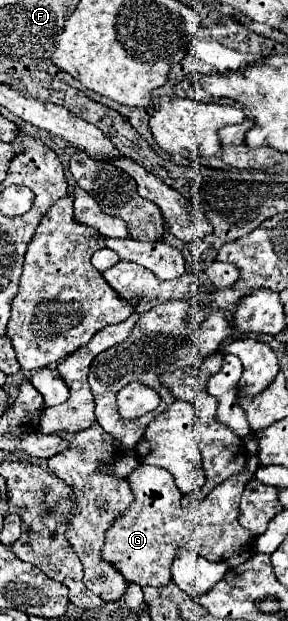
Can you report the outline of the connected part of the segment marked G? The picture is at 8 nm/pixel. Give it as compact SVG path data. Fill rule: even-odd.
M249 454L243 474L237 474L231 480L219 484L201 502L193 502L191 506L181 508L179 504L181 492L177 492L173 476L163 468L151 464L139 464L127 478L135 494L135 502L107 530L103 558L107 562L113 562L127 582L139 586L165 586L171 580L169 568L173 554L181 546L189 550L195 548L201 556L213 562L227 560L229 554L241 554L249 550L257 536L249 534L237 522L237 510L241 492L257 468L259 468L257 456Z

